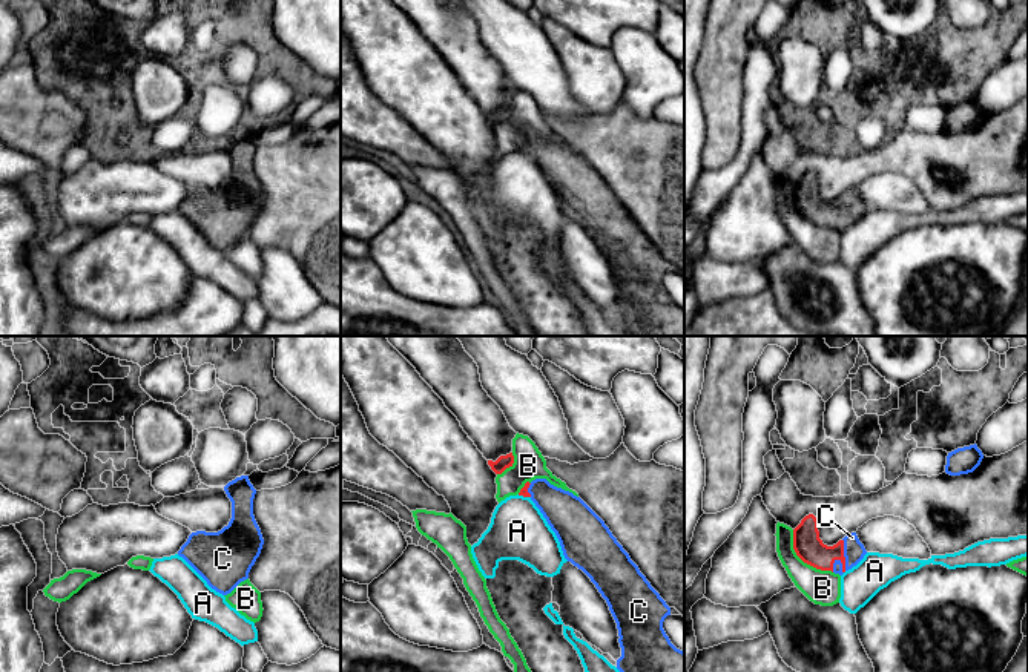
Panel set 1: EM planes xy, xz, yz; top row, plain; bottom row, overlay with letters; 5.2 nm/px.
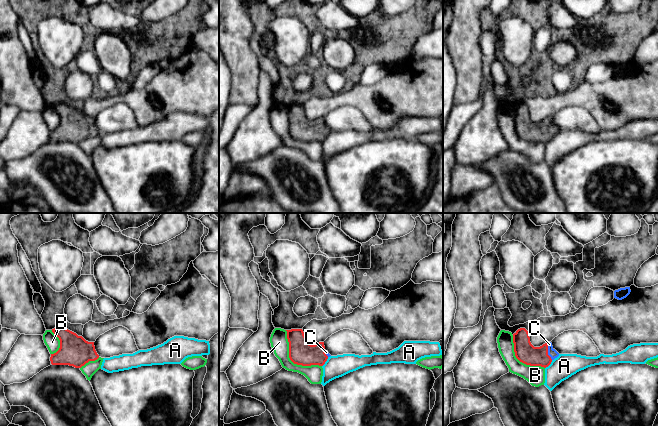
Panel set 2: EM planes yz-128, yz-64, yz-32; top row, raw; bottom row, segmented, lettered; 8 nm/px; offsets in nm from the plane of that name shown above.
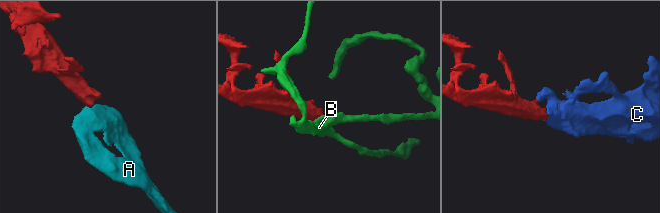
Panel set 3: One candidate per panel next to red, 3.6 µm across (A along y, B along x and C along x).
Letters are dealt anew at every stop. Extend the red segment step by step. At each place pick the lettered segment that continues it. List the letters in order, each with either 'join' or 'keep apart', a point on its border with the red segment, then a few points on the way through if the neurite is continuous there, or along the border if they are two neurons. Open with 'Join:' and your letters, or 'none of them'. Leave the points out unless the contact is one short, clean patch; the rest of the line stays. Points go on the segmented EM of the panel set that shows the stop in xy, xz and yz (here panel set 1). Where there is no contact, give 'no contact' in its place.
Join: C
A: keep apart; meets red in xz at (523, 496); border along xz (517, 494), (530, 497)
B: keep apart; meets red in yz at (803, 560)
C: join; meets red in yz at (844, 560)

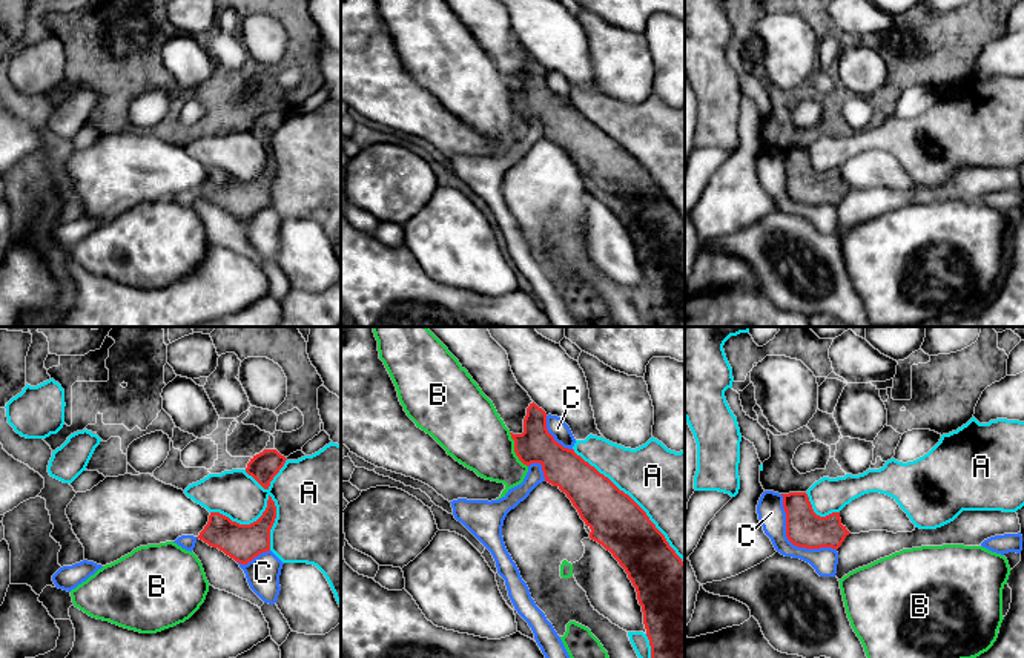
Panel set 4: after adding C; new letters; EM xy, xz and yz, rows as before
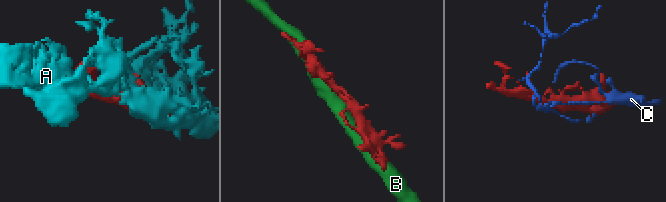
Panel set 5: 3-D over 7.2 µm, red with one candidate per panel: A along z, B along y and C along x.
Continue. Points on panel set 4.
Join: none of them
A: keep apart; meets red in xy at (267, 505)
B: keep apart; meets red in xz at (515, 450)
C: keep apart; meets red in yz at (789, 540)

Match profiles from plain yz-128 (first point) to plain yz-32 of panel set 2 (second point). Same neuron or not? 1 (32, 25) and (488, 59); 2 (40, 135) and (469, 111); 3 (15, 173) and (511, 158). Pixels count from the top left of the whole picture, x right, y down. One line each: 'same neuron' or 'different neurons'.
1: different neurons
2: different neurons
3: same neuron

